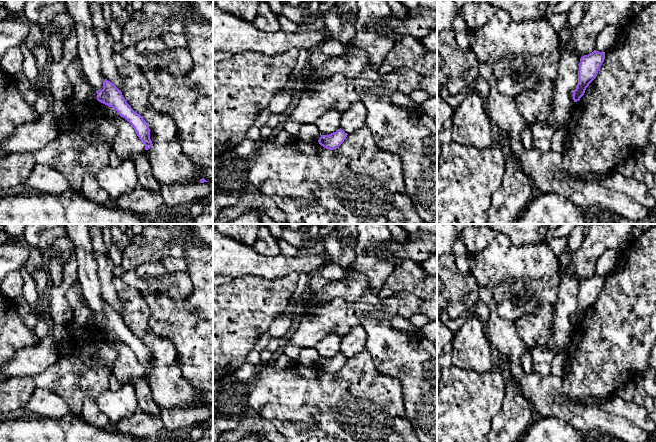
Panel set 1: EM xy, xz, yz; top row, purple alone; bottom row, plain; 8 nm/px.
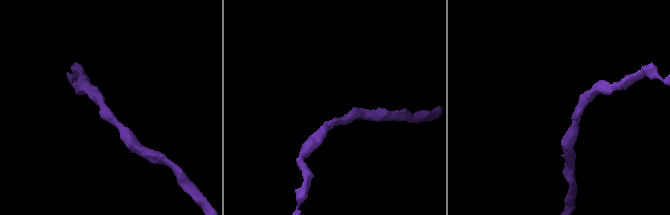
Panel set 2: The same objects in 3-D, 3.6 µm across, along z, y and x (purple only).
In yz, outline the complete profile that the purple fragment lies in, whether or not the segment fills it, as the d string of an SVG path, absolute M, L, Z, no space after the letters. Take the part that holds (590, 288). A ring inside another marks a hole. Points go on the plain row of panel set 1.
M594 274L580 282L578 294L578 308L573 315L573 324L577 326L584 319L586 312L596 302L605 283L605 276Z

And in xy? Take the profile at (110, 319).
M104 304L103 313L97 316L97 324L109 331L114 332L118 338L125 342L134 352L137 360L145 369L145 374L152 371L150 353L143 341L135 336L127 327L119 314L113 307Z

